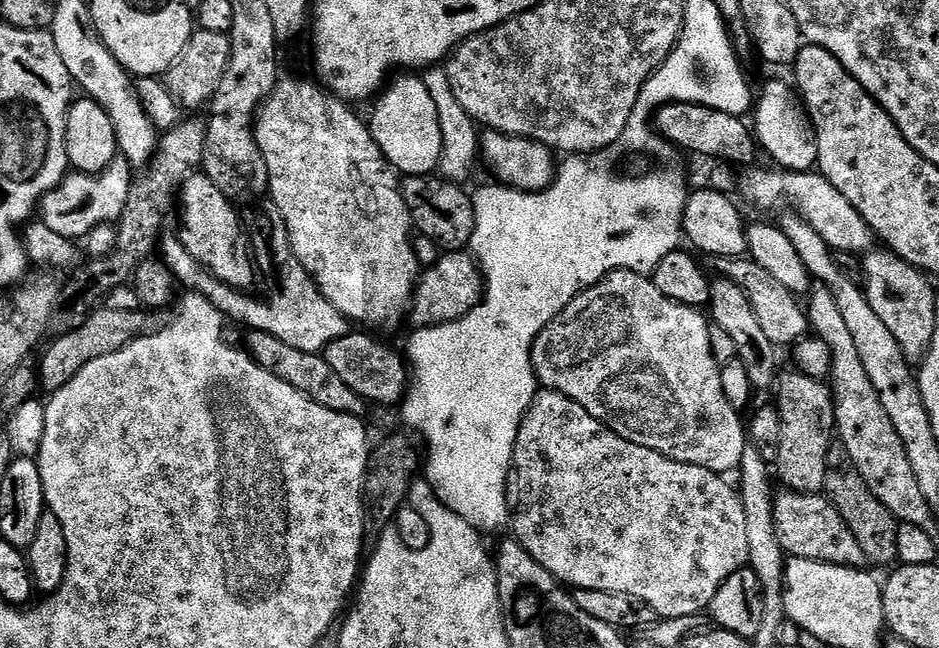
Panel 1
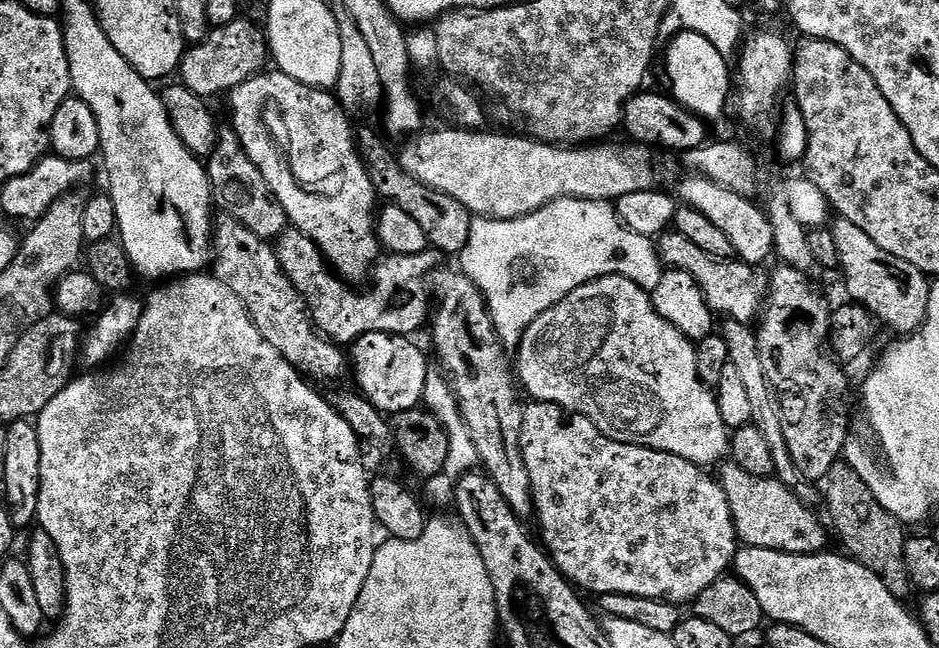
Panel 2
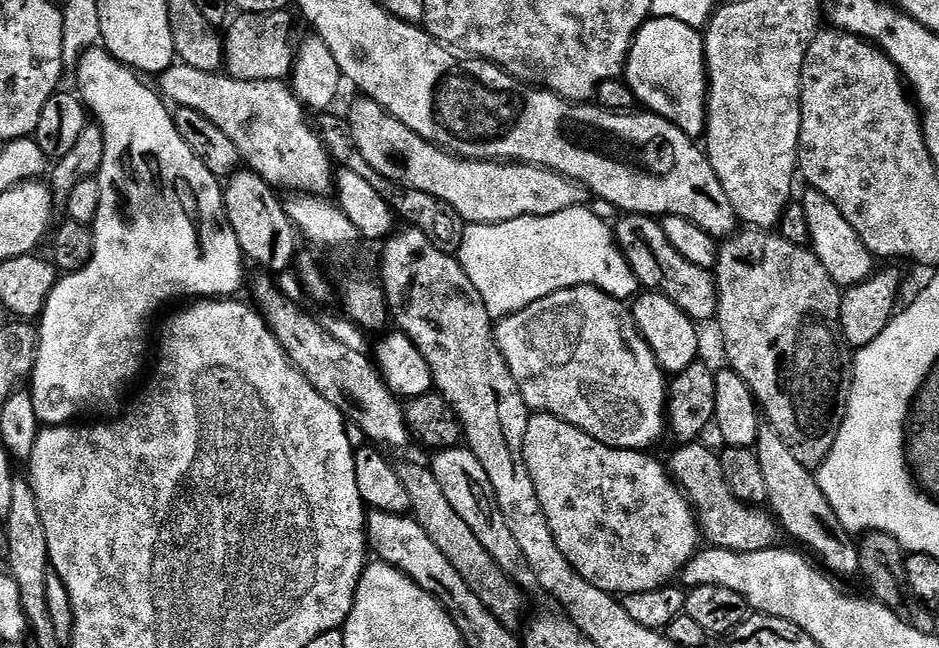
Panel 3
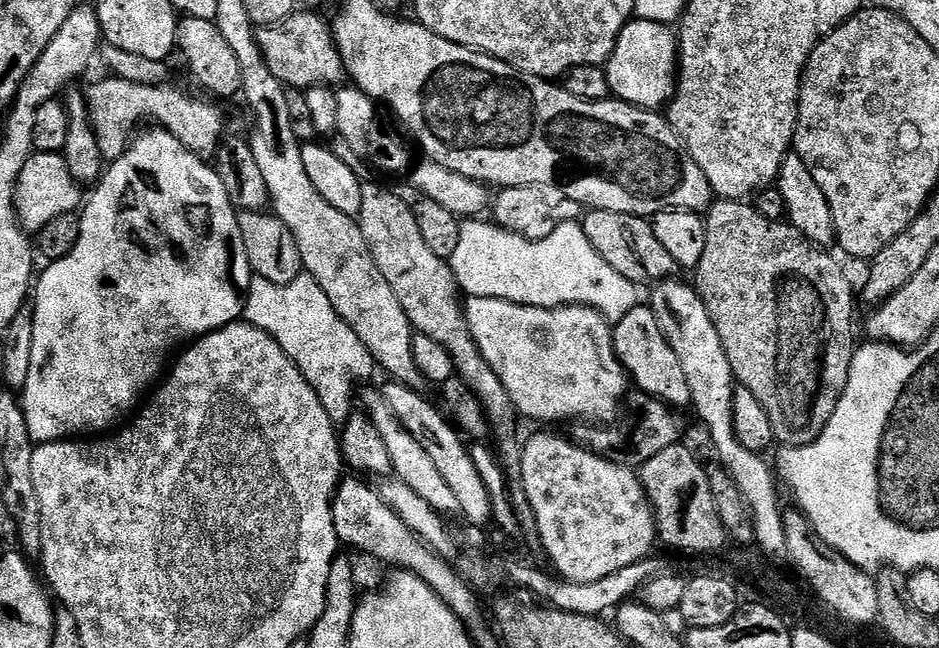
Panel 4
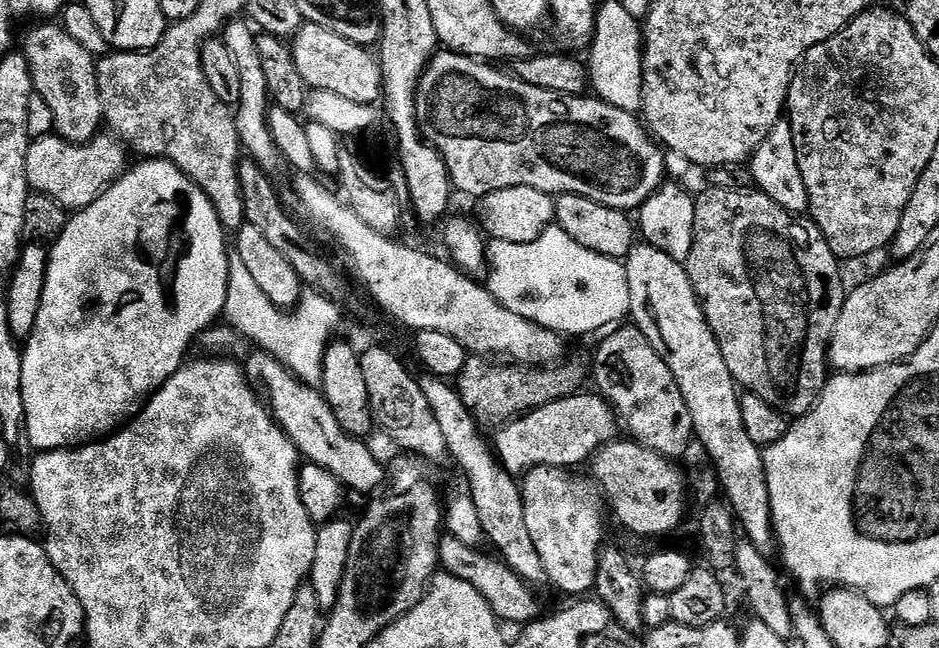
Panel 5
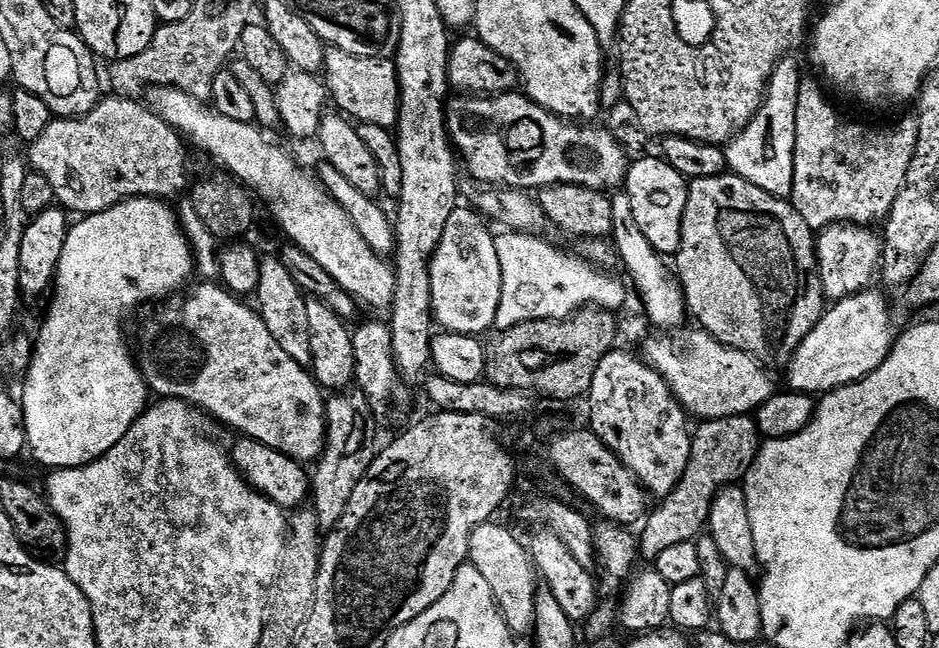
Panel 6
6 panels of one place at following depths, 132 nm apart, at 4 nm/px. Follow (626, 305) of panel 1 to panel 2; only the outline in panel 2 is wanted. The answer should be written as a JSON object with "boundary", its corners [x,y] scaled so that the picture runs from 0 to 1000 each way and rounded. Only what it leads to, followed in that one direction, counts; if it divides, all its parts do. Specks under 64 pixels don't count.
{"boundary":[[[638,426],[636,432],[629,432],[626,438],[616,441],[607,454],[603,454],[603,460],[599,460],[596,466],[586,472],[586,478],[573,485],[573,491],[569,491],[569,497],[564,497],[564,503],[556,515],[548,543],[547,568],[552,576],[553,591],[556,594],[557,603],[559,599],[567,610],[568,619],[577,623],[593,623],[595,630],[602,630],[604,636],[611,636],[628,645],[628,651],[633,651],[633,657],[640,662],[645,656],[646,665],[658,682],[678,685],[685,691],[695,691],[702,698],[718,701],[722,707],[731,707],[735,715],[747,719],[755,719],[754,716],[758,715],[761,718],[776,702],[777,662],[769,651],[769,639],[765,639],[761,603],[743,583],[741,531],[729,522],[721,506],[714,503],[707,491],[700,485],[694,471],[693,455],[687,446],[678,441],[674,432],[661,426]]]}

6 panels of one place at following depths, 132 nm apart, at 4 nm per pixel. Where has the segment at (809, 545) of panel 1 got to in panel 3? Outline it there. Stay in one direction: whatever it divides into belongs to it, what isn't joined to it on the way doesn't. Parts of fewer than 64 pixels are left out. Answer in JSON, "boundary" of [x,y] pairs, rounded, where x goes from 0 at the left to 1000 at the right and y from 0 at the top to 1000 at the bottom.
{"boundary":[[[738,682],[736,685],[724,685],[721,698],[716,705],[710,705],[709,721],[716,730],[716,739],[724,758],[733,767],[738,784],[741,785],[741,799],[745,806],[745,819],[749,832],[753,835],[759,846],[768,846],[769,849],[782,849],[783,852],[806,852],[807,849],[816,849],[817,846],[827,844],[832,838],[833,816],[826,807],[826,798],[821,789],[815,787],[809,781],[792,778],[777,756],[777,750],[773,744],[773,731],[769,728],[769,713],[766,702],[750,687],[750,682]]]}

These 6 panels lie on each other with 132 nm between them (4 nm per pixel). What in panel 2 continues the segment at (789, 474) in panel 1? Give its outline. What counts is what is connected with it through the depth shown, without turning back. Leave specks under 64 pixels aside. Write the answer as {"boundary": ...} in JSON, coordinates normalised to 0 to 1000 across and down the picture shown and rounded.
{"boundary":[[[838,410],[830,412],[823,417],[822,434],[816,438],[816,461],[813,465],[812,480],[807,489],[809,508],[806,505],[803,512],[805,517],[805,534],[807,537],[807,546],[812,552],[812,571],[816,571],[818,594],[822,597],[826,622],[831,631],[833,670],[841,698],[841,707],[857,742],[869,741],[869,744],[873,744],[876,742],[880,725],[884,725],[884,719],[891,716],[896,705],[900,702],[901,687],[905,679],[905,674],[903,674],[903,580],[878,545],[878,517],[882,512],[882,475],[878,471],[876,460],[865,446],[865,438],[860,434],[864,431],[857,421],[846,417],[845,414]]]}

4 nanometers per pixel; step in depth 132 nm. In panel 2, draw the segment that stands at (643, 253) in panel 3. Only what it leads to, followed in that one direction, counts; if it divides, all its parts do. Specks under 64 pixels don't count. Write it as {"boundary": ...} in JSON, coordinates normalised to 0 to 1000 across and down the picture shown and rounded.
{"boundary":[[[710,355],[701,364],[701,394],[712,415],[735,423],[748,454],[756,478],[764,489],[785,494],[787,500],[800,502],[812,480],[812,435],[805,429],[806,415],[792,406],[787,398],[765,401],[752,392],[752,386],[743,386],[739,373],[726,367],[719,355]]]}

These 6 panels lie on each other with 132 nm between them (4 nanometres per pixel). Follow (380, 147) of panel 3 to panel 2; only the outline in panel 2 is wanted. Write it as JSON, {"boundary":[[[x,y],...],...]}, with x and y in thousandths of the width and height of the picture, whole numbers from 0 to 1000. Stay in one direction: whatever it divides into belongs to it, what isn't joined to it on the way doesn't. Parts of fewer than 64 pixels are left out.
{"boundary":[[[476,194],[465,204],[448,202],[440,208],[435,224],[424,235],[424,250],[437,275],[445,275],[471,299],[479,299],[487,312],[492,312],[504,335],[522,340],[546,340],[572,327],[591,309],[611,306],[633,312],[658,310],[663,301],[681,295],[692,295],[700,289],[699,259],[694,255],[695,236],[689,227],[669,219],[663,228],[660,222],[635,219],[629,225],[593,225],[581,222],[578,216],[563,213],[561,208],[536,210],[532,204],[521,201],[499,201],[489,194]]]}

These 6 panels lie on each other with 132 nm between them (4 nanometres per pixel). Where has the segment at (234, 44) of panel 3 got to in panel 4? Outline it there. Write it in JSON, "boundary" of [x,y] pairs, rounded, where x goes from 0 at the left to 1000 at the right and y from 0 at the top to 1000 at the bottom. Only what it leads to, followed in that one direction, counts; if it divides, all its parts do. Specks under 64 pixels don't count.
{"boundary":[[[316,15],[300,34],[278,42],[274,48],[274,71],[277,74],[277,83],[283,102],[288,105],[288,114],[292,114],[292,120],[296,120],[299,130],[308,137],[327,139],[342,133],[362,133],[367,128],[366,97],[358,77],[358,62],[354,57],[354,45],[350,32],[348,29],[345,32],[341,23],[342,20],[337,15]]]}

